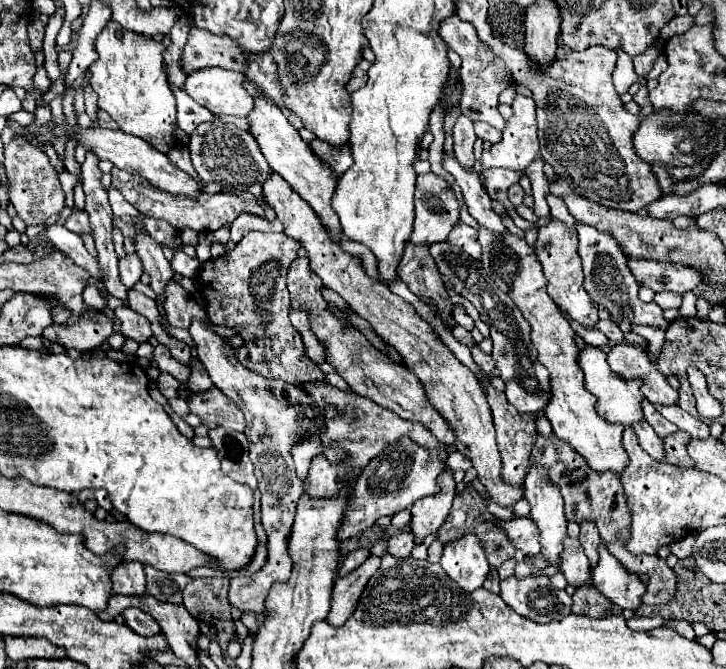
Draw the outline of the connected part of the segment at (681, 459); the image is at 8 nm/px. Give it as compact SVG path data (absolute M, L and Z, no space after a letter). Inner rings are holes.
M675 432L667 438L663 438L665 442L665 458L669 464L681 466L681 468L695 468L693 460L687 454L687 444L689 444L689 436L685 432Z

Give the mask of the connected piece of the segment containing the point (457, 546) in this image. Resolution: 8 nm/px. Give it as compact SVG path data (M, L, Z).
M465 536L447 544L443 550L441 566L465 592L481 588L489 574L489 564L477 536Z

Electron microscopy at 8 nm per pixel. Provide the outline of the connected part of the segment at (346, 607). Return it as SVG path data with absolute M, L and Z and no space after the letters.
M369 556L357 570L353 570L345 578L335 580L333 596L331 596L331 612L327 616L327 622L333 626L341 626L349 614L357 608L357 598L361 598L369 578L375 574L377 566L381 564L379 556Z

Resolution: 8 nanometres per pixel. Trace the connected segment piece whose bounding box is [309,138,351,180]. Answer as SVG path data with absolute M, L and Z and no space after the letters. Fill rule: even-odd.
M313 138L309 142L309 148L317 154L317 158L321 158L325 164L329 164L329 168L333 170L335 178L339 180L341 174L345 174L345 170L349 170L349 164L351 164L351 154L349 154L349 148L343 146L341 150L335 150L333 146Z

